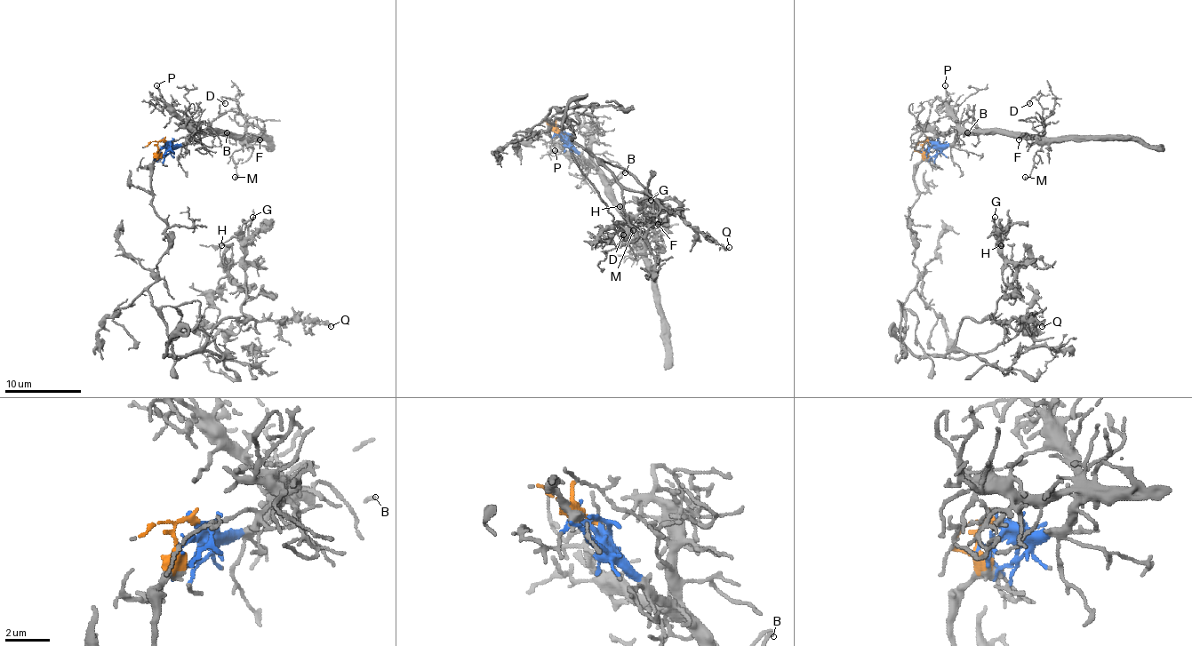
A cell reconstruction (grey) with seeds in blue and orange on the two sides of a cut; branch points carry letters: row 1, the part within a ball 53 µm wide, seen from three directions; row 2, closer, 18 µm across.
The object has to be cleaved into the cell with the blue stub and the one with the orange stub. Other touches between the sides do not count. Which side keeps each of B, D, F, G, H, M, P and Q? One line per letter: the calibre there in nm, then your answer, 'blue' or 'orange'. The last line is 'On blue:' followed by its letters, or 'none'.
B: 160 nm | blue
D: 140 nm | blue
F: 170 nm | blue
G: 120 nm | orange
H: 90 nm | orange
M: 140 nm | blue
P: 130 nm | blue
Q: 190 nm | orange
On blue: B, D, F, M, P

